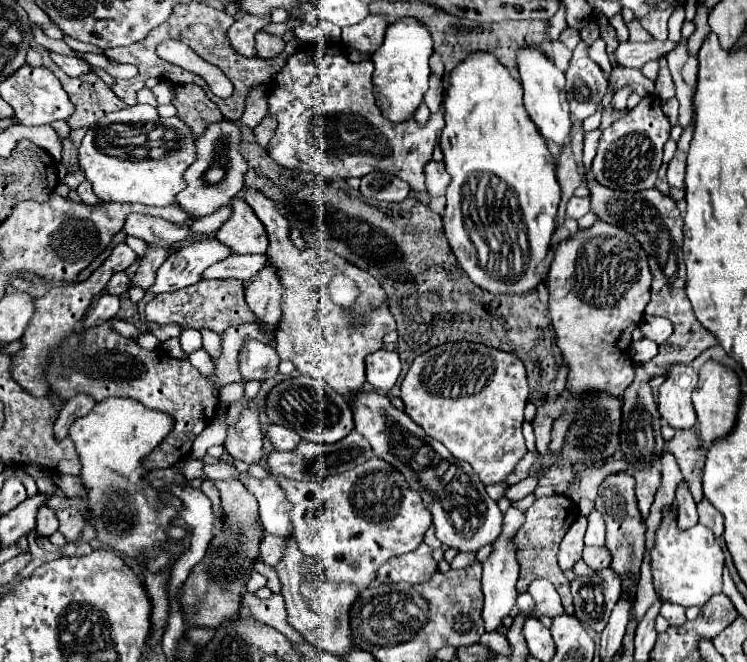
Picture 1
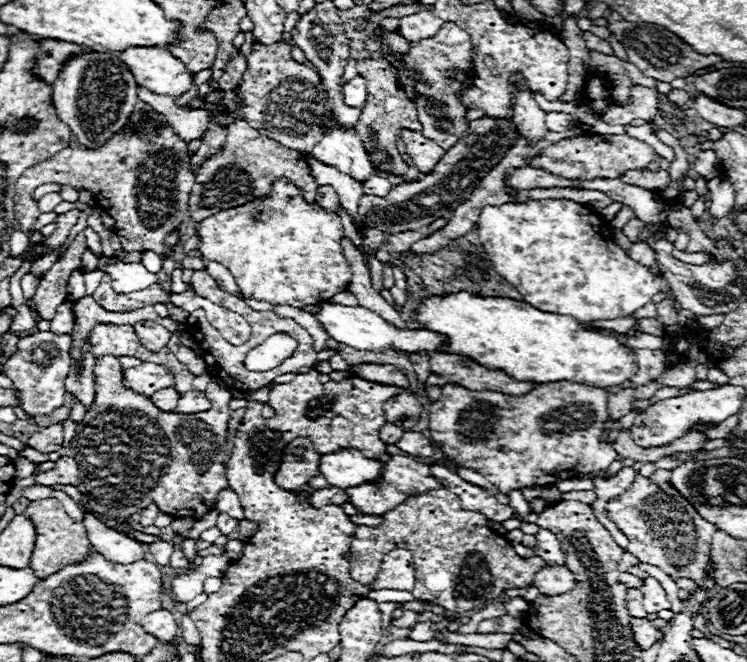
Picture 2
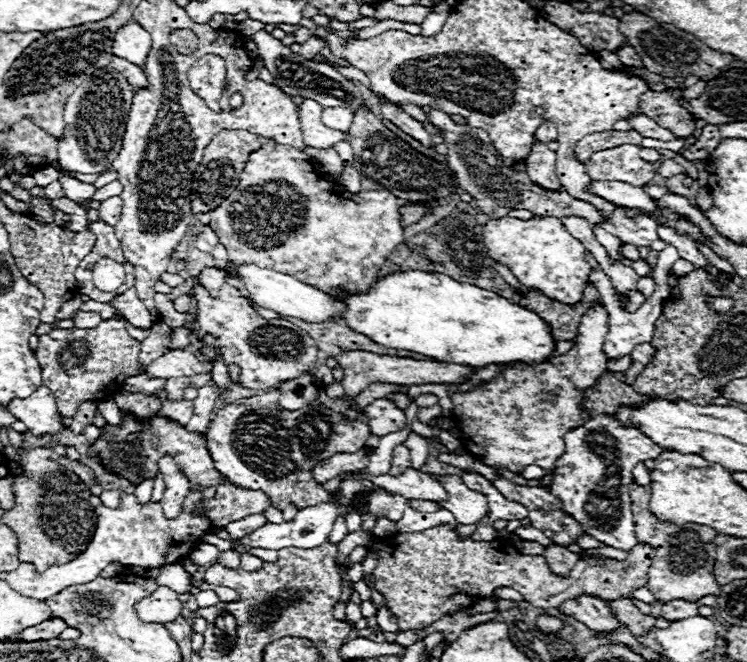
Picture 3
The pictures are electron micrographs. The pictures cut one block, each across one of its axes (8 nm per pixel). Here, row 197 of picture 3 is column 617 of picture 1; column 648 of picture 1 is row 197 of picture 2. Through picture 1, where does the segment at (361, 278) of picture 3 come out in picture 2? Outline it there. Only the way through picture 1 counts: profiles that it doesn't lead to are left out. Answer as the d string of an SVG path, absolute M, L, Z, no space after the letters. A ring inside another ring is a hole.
M278 180L274 184L272 194L266 200L254 200L252 204L244 204L240 208L230 208L214 216L208 216L198 224L196 232L200 238L198 250L202 252L200 256L206 266L210 262L226 266L236 278L236 284L240 284L240 290L248 298L264 300L274 306L288 304L294 308L304 308L308 304L318 304L320 300L344 292L352 278L350 266L342 256L340 248L340 238L344 236L340 216L322 212L320 206L308 206L302 200L300 190L294 184L288 184L286 180Z

